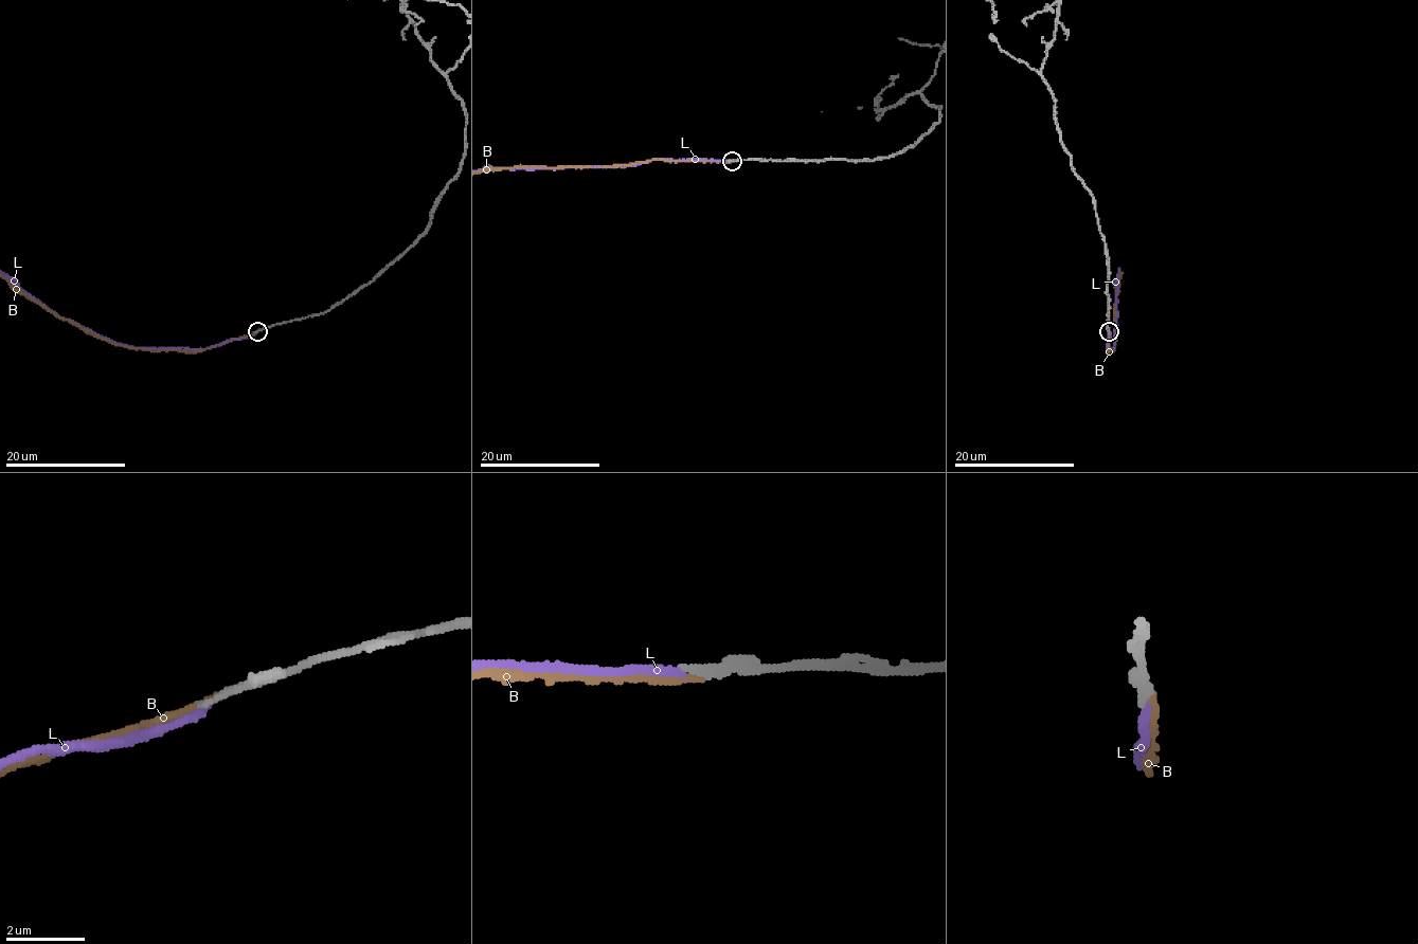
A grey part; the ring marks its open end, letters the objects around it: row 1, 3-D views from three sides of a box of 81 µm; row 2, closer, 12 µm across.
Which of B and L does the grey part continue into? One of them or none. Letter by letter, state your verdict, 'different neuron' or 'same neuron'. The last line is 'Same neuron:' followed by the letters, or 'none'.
B: same neuron
L: different neuron
Same neuron: B

